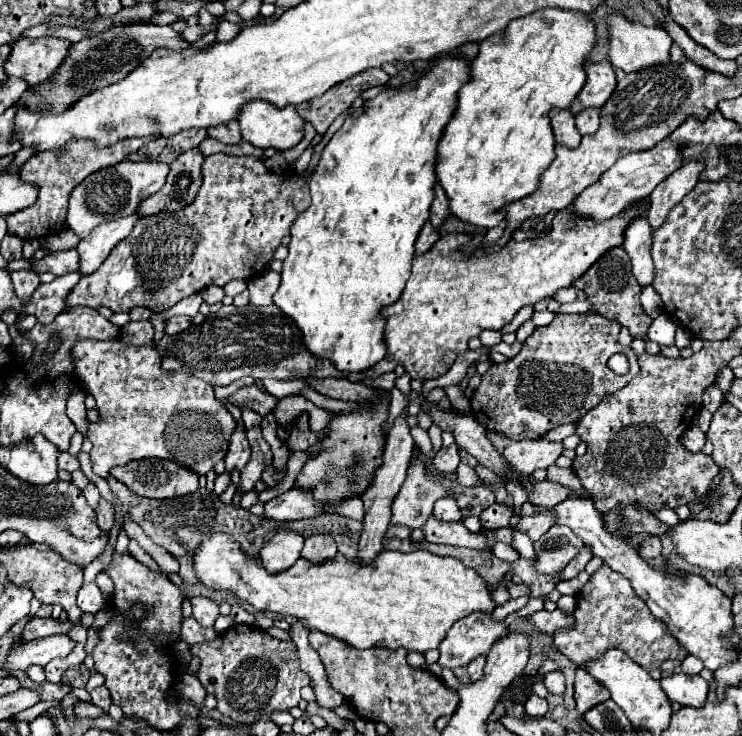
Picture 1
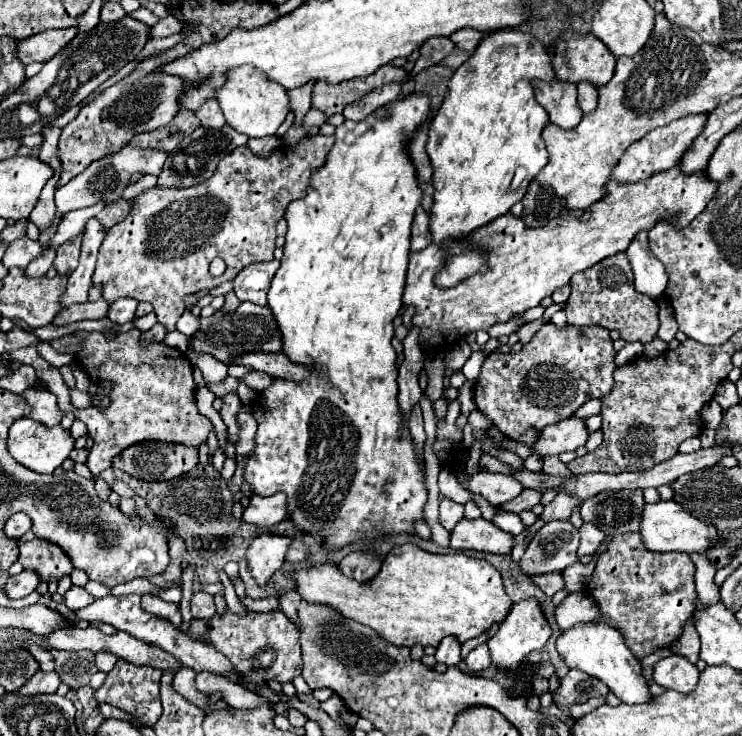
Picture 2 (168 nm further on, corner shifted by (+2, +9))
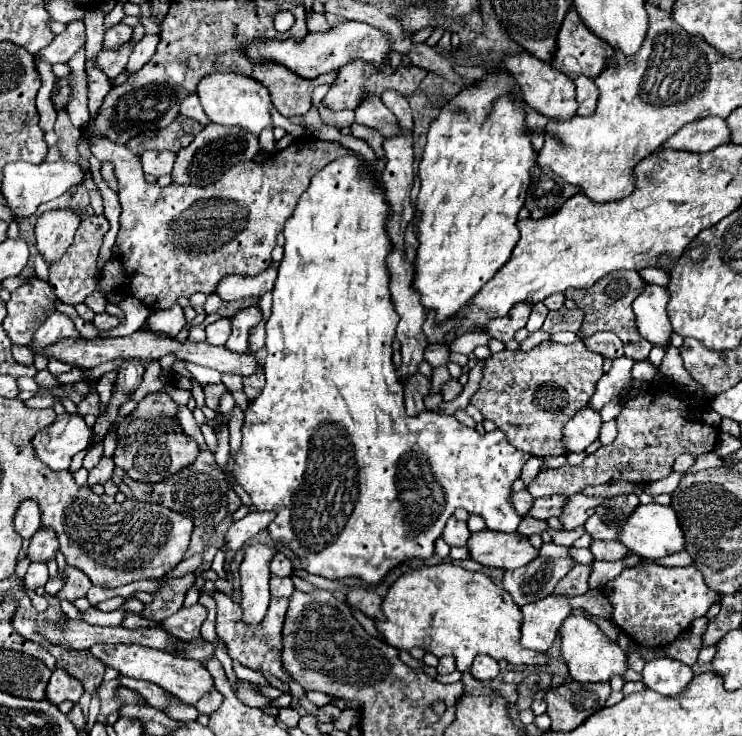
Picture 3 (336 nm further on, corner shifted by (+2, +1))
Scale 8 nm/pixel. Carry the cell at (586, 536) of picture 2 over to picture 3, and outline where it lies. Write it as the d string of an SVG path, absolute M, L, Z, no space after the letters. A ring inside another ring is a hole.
M594 540L590 544L590 552L596 560L622 560L626 556L626 546L620 542L604 542L604 540Z

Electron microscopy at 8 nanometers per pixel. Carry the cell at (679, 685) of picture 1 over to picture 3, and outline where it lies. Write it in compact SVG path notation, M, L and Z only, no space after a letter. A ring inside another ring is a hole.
M672 658L646 662L646 666L642 670L642 682L650 690L654 690L662 696L682 694L692 678L694 678L694 672L686 664L672 660Z

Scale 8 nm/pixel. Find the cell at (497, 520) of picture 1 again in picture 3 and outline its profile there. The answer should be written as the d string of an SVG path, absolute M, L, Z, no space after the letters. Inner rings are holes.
M556 494L556 496L536 498L526 516L540 518L540 520L546 520L546 518L550 518L550 516L560 516L560 506L564 506L564 496L558 496L558 494Z

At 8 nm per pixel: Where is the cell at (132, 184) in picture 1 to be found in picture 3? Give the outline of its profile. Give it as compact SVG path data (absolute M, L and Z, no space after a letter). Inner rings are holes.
M144 152L144 172L152 176L170 174L174 158L174 152Z

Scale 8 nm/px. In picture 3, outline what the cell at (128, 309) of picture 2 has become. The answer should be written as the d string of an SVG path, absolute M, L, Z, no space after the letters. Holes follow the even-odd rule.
M96 314L92 324L98 328L98 330L112 330L120 324L120 318L116 316L110 316L110 314Z

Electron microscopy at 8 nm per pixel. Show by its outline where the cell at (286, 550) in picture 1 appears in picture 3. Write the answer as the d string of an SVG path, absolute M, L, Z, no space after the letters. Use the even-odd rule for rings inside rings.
M254 544L246 548L244 560L240 564L240 584L242 584L242 610L244 622L258 624L270 602L270 562L276 548L266 544Z

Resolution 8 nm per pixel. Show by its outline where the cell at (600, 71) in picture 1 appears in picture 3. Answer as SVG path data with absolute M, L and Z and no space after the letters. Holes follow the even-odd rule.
M570 10L562 22L562 28L558 32L558 40L556 40L556 52L554 58L550 60L552 68L556 68L558 72L566 74L570 80L576 80L578 76L588 76L588 78L596 78L600 76L610 64L612 64L612 54L614 50L604 44L600 38L596 38L582 22L580 16L576 14L576 10Z

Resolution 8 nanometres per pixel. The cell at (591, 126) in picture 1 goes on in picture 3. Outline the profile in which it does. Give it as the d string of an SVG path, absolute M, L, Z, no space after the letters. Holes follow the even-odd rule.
M576 78L576 102L578 102L578 116L590 116L598 104L598 90L594 80L590 78Z

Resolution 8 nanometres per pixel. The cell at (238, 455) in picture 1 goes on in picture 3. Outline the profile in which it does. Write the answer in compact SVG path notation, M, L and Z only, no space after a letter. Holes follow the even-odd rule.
M210 384L210 386L206 386L206 388L204 388L206 406L212 408L212 410L216 410L224 392L226 392L226 386L224 386L224 384Z

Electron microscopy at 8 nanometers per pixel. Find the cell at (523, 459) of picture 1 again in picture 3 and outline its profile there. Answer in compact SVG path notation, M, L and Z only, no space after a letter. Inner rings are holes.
M590 406L580 410L580 414L574 414L572 420L568 420L564 426L562 442L566 452L584 452L586 446L590 446L598 438L600 426L600 414L594 412Z

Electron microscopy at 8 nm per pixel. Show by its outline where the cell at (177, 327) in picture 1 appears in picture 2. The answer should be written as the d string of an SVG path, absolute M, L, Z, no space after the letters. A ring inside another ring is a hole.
M154 324L150 330L142 332L142 338L144 338L146 342L152 342L152 340L154 340L154 342L162 342L164 336L166 336L166 328L160 326L160 324Z

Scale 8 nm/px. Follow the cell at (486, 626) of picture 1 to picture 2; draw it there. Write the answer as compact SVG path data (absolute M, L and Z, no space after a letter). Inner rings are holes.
M448 636L440 642L436 652L436 662L442 662L446 666L456 666L460 662L460 644L456 638Z

